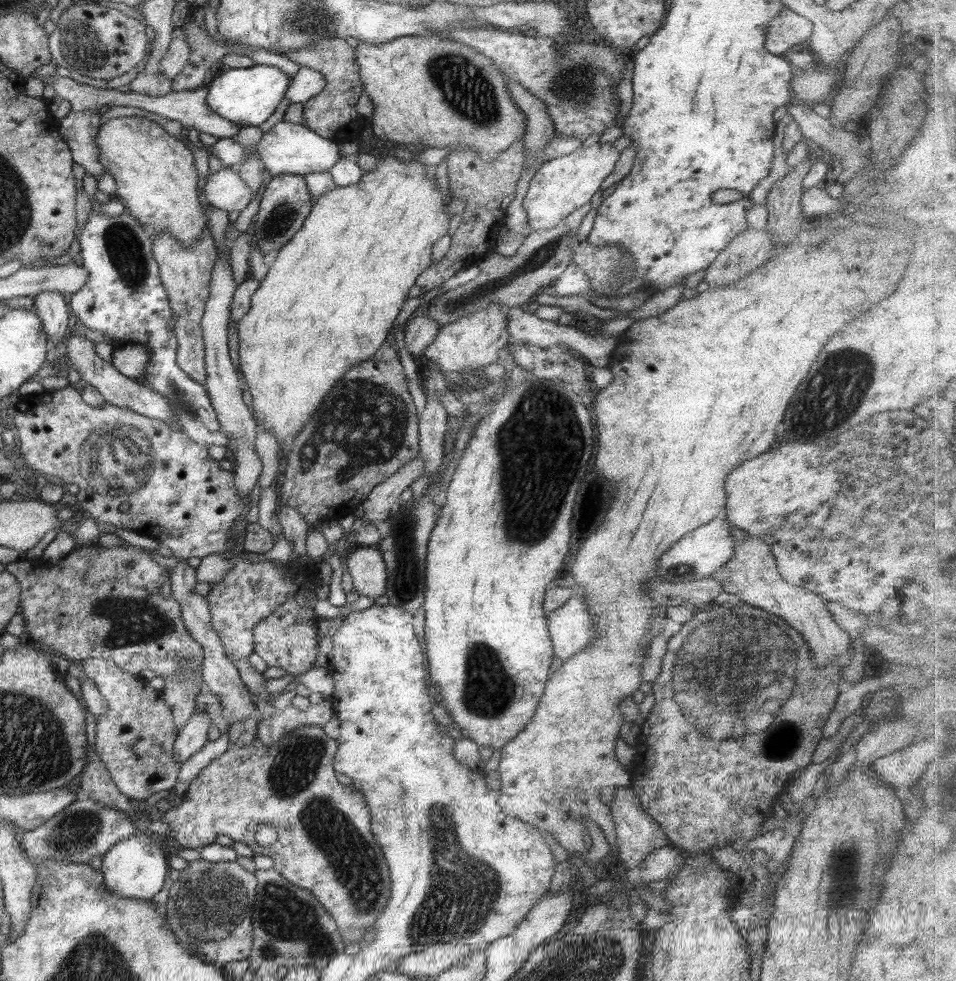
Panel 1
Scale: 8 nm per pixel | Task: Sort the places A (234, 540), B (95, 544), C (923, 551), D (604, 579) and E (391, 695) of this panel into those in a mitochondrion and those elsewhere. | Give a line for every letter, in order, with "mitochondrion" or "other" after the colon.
A: other
B: other
C: other
D: other
E: other

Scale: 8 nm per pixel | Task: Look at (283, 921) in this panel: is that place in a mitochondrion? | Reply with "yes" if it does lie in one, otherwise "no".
yes

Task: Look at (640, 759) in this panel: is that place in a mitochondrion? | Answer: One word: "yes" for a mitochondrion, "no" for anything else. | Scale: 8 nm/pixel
no

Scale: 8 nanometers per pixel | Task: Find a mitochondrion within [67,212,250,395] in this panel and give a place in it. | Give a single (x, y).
(122, 241)

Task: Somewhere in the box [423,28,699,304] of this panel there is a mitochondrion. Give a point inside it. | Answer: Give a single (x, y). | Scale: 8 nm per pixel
(464, 87)

